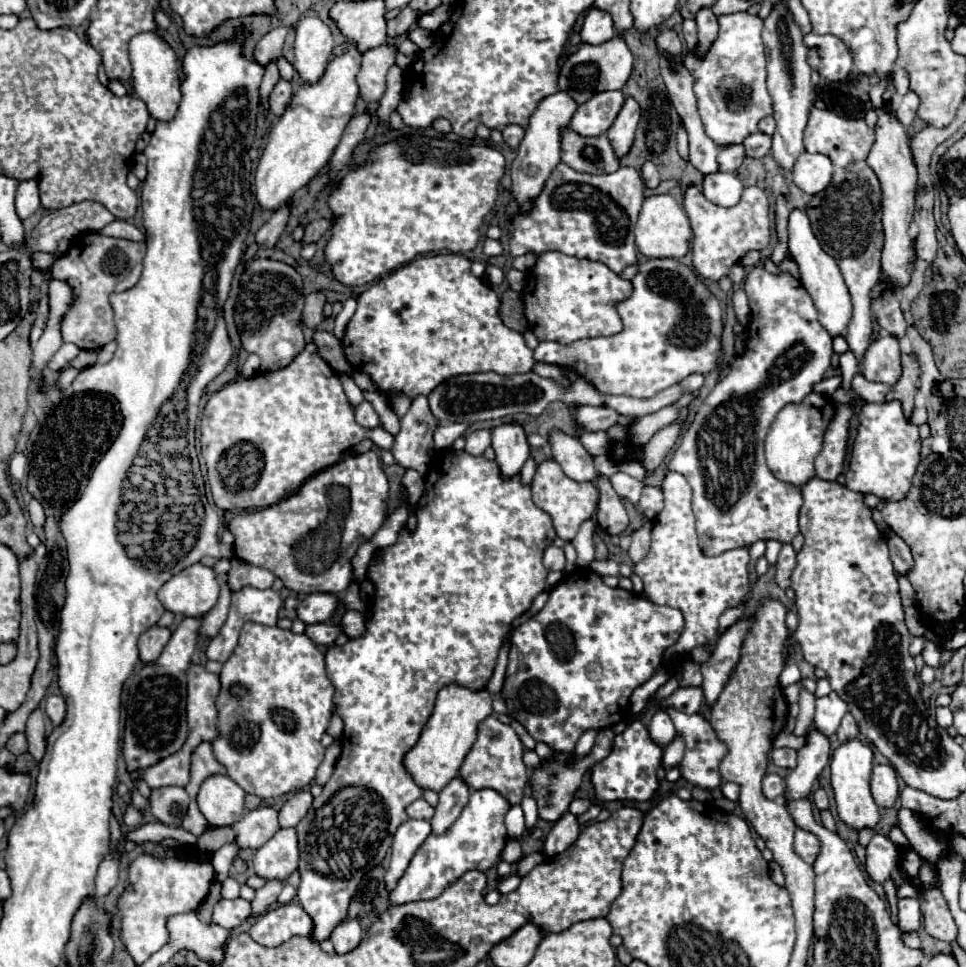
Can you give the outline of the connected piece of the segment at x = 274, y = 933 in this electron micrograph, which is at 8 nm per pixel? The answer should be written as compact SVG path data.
M289 903L261 915L251 927L249 935L265 947L277 947L295 935L309 937L311 929L313 929L313 921L303 911L303 907Z

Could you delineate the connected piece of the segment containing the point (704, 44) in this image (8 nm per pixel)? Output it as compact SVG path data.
M701 9L695 17L697 21L697 47L695 47L695 55L703 57L707 53L707 49L711 49L715 37L717 37L717 17L713 15L711 9Z

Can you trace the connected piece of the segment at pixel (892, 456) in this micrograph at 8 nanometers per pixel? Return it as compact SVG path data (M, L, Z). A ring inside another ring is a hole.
M899 401L867 403L859 413L859 431L851 449L849 469L845 473L845 485L857 493L873 493L883 501L899 501L907 495L911 479L921 461L919 427L907 421L901 413Z

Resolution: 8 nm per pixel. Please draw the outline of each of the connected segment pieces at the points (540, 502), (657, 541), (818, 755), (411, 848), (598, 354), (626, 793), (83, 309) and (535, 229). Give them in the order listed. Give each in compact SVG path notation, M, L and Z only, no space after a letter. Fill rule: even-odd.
M553 459L543 461L537 467L531 489L533 489L533 503L553 517L555 531L565 541L571 541L577 535L579 525L593 517L593 511L595 511L597 499L599 499L599 491L597 491L597 487L593 483L589 483L589 481L585 481L585 483L571 481L563 473L563 469L559 469L559 463L553 461Z
M669 473L663 481L663 495L665 507L655 517L651 549L645 559L635 563L633 571L643 579L645 593L653 603L675 607L683 613L685 631L679 637L679 641L665 653L665 659L683 659L687 651L707 641L711 641L711 645L715 647L719 639L717 633L719 615L723 613L723 609L741 603L741 599L747 595L751 587L747 579L749 551L731 549L719 557L703 555L697 545L695 515L691 509L691 487L687 479L679 473Z
M813 729L807 745L797 755L797 767L785 779L785 801L787 803L811 797L811 789L819 773L827 765L829 755L831 755L831 749L829 749L827 737L823 737L817 729Z
M409 819L397 829L397 833L393 837L393 847L391 847L391 863L389 863L387 873L385 873L387 891L395 889L399 877L403 877L403 873L405 873L411 857L415 855L417 847L430 833L430 823L417 819Z
M649 259L639 265L639 273L633 277L633 295L619 303L619 315L623 319L623 331L613 337L597 337L575 341L571 345L559 343L539 343L535 353L537 363L551 363L561 365L577 371L583 379L593 383L599 391L609 395L629 395L647 399L655 393L679 383L681 379L689 377L691 373L709 375L721 351L721 333L723 333L723 313L717 297L705 287L705 283L697 277L697 273L683 265L677 259Z
M633 721L621 735L615 737L613 751L609 753L609 757L591 769L591 781L595 785L597 797L601 801L647 801L657 789L655 771L661 765L661 755L663 749L651 741L647 727L641 721Z
M87 233L71 243L69 251L61 259L57 259L53 265L53 277L69 283L73 289L74 299L61 325L61 334L64 327L63 333L67 341L81 349L99 349L115 339L113 309L109 305L109 293L127 291L139 281L143 271L143 257L145 257L143 241L135 243L127 239L113 239L113 237L101 237L97 233Z
M559 163L551 173L551 177L547 179L543 193L537 197L533 211L529 215L515 215L515 219L509 223L509 231L511 231L509 253L511 257L519 257L529 251L537 255L545 251L561 251L565 255L573 255L579 259L601 261L611 271L621 273L627 265L637 263L633 227L645 197L643 191L645 191L643 177L633 167L619 167L615 173L605 173L605 175L587 175L567 167L565 163Z

